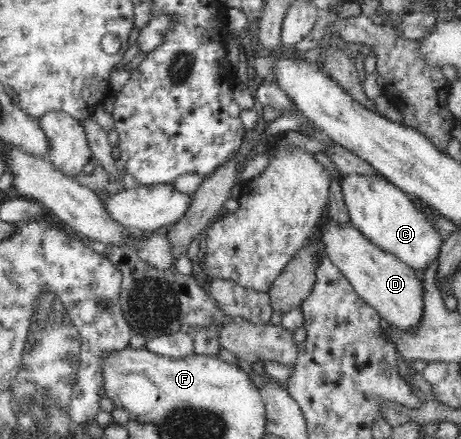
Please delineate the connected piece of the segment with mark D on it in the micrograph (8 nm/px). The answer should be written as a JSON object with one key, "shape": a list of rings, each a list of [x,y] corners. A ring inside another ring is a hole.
{"shape":[[[330,221],[321,225],[317,234],[331,262],[344,273],[356,294],[379,312],[384,323],[401,332],[410,332],[420,324],[424,314],[425,291],[416,277],[417,271],[369,242],[351,222],[340,225]]]}

